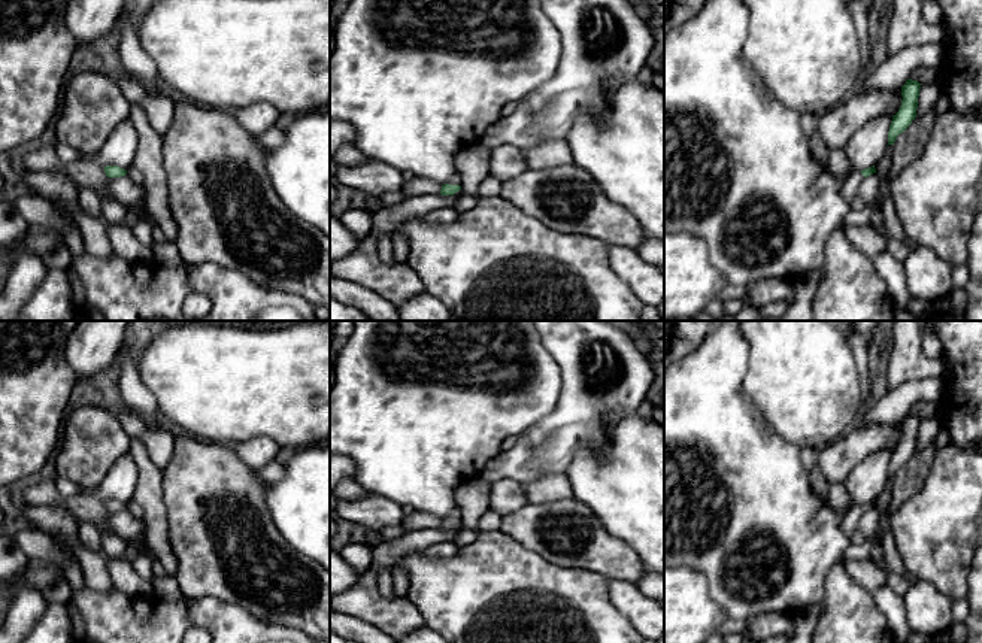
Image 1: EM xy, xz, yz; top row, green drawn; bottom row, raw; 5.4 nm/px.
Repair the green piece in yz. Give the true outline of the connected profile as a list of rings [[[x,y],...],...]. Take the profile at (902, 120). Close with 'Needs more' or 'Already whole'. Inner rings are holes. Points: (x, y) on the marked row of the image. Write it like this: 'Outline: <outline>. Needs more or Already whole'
Outline: [[[907,79],[901,87],[903,100],[898,112],[892,116],[888,131],[888,145],[894,145],[897,136],[901,134],[916,118],[919,90],[921,84],[912,79]]]. Already whole

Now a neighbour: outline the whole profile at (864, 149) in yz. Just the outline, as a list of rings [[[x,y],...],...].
[[[892,116],[872,119],[849,140],[845,148],[851,173],[876,166],[888,145],[888,131]]]

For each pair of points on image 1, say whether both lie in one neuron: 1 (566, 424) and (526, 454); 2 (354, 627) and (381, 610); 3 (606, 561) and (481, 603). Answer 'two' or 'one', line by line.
1: one
2: two
3: two

